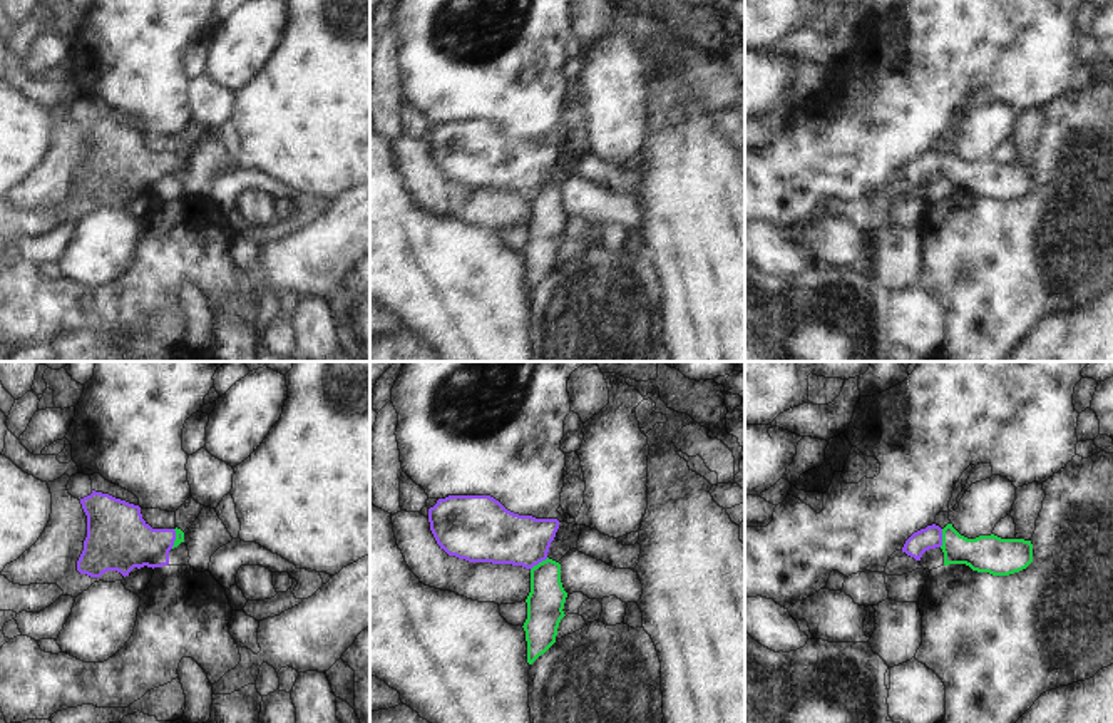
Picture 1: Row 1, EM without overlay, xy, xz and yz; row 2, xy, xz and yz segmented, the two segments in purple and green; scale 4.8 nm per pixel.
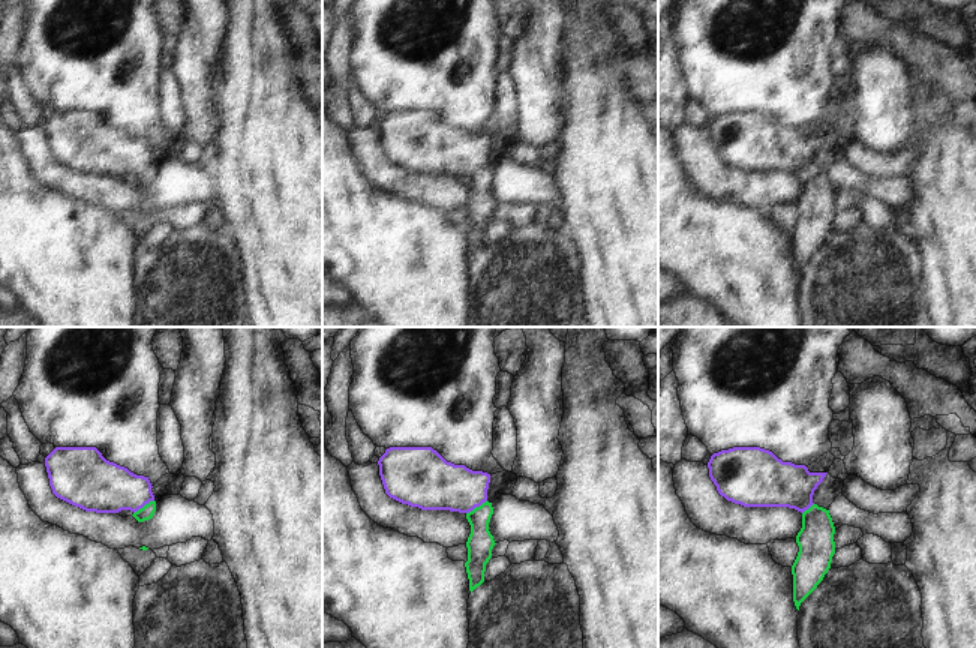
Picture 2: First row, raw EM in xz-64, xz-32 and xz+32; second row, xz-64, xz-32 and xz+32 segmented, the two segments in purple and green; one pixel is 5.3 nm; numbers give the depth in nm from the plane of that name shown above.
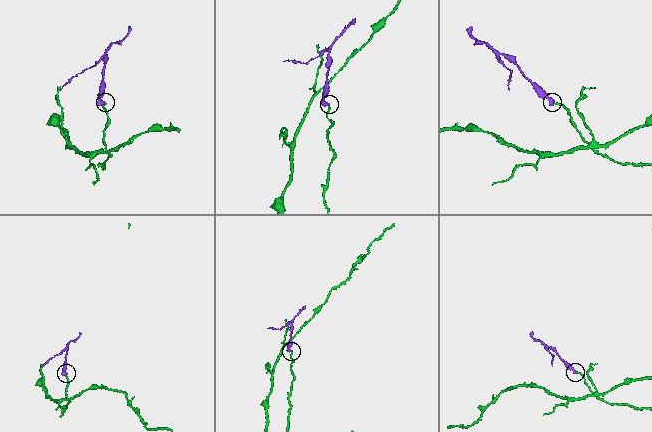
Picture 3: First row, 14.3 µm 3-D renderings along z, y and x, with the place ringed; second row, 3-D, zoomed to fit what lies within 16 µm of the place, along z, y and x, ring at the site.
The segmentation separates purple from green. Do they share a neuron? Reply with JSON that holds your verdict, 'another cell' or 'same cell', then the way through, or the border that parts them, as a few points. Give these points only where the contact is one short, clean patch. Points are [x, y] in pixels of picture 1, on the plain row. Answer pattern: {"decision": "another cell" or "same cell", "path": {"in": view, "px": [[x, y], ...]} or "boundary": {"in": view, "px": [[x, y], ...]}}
{"decision": "same cell", "path": {"in": "yz", "px": [[929, 163], [941, 163], [958, 174], [989, 179]]}}

